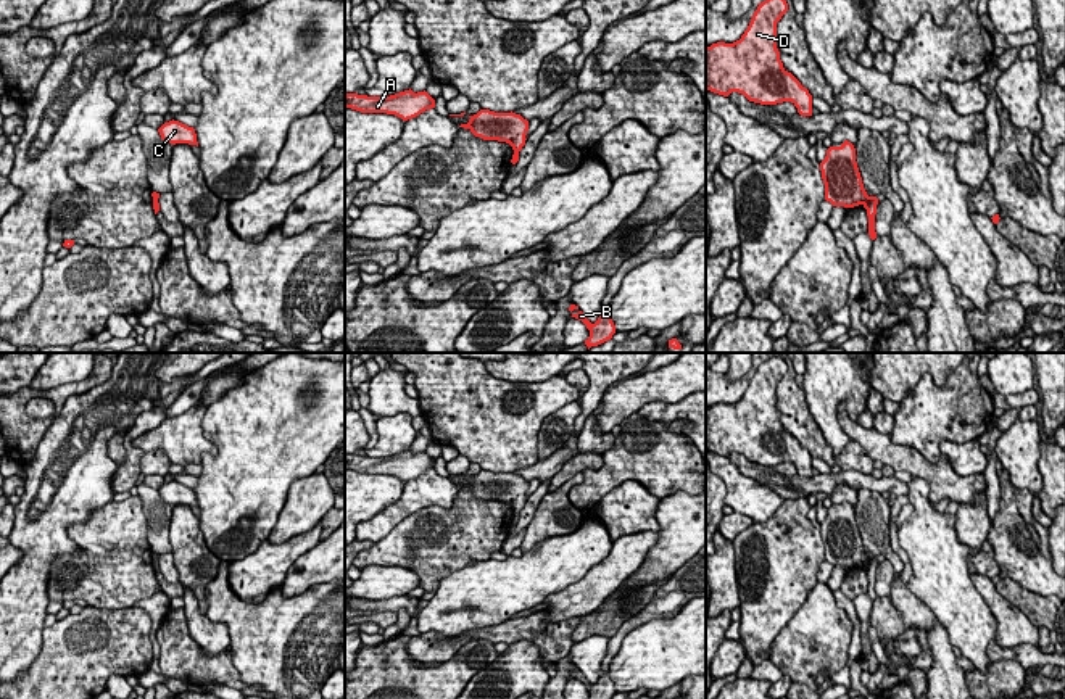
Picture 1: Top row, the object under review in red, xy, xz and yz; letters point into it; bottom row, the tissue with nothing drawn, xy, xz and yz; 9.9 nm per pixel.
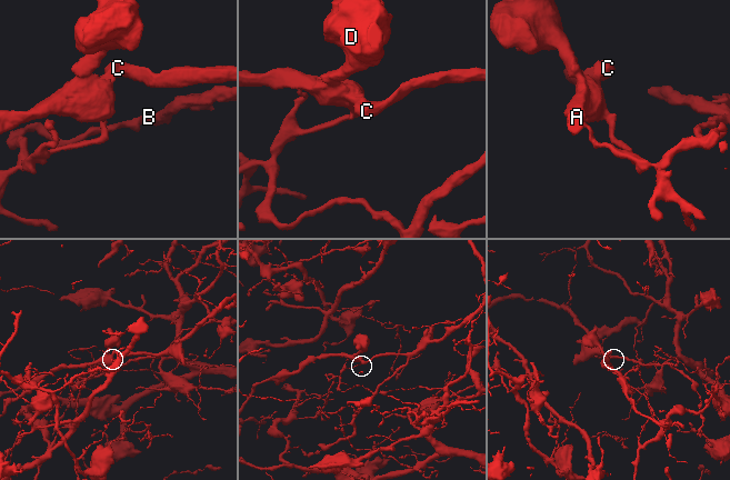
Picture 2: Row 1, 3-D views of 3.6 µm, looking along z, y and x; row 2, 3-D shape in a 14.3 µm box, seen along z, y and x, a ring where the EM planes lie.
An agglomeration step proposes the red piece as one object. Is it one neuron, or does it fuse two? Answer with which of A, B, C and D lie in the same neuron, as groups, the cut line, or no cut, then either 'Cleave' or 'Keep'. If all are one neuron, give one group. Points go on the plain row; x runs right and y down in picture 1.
Groups: A C D / B. Split along yz (869, 558), (862, 564). Cleave

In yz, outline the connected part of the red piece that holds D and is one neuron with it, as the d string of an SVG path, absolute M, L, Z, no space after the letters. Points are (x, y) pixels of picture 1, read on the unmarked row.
M772 356L759 364L740 401L706 407L706 451L738 453L760 465L791 462L801 477L812 477L812 456L783 428L777 409L777 383L786 372L783 356Z

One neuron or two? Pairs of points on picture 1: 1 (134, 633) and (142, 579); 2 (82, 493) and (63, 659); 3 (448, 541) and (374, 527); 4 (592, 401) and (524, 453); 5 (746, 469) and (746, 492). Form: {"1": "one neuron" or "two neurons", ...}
{"1": "two neurons", "2": "two neurons", "3": "two neurons", "4": "two neurons", "5": "two neurons"}

